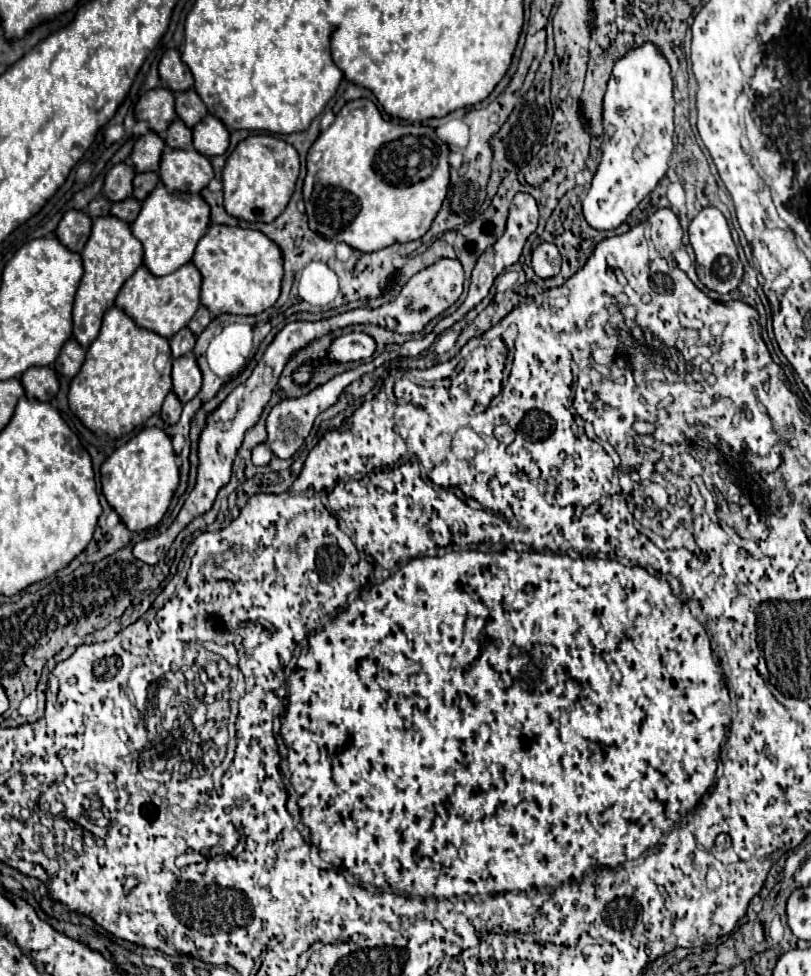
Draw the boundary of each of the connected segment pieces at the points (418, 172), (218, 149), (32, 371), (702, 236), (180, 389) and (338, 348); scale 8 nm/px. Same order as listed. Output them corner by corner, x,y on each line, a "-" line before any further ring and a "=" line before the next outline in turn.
352,100
338,114
334,124
312,144
306,164
304,202
310,228
326,240
346,242
362,252
376,252
396,242
422,238
432,226
450,184
448,144
442,144
434,128
424,124
398,124
386,120
378,106
368,100
=
208,114
204,120
200,120
200,124
194,126
194,148
200,154
204,156
224,154
228,146
230,146
230,130
220,118
=
32,366
22,374
20,380
22,380
22,386
26,390
26,396
38,398
44,402
52,400
60,390
58,374
50,366
=
712,206
702,208
700,214
692,220
688,234
690,234
690,244
694,248
694,254
696,254
696,274
700,282
718,294
728,294
736,290
738,284
742,282
742,262
738,258
738,250
730,236
730,228
724,214
=
180,356
174,360
174,368
172,368
172,392
176,392
176,396
182,402
192,400
200,388
202,388
202,372
200,366
196,362
196,358
190,356
=
350,332
334,338
322,360
326,364
358,362
370,358
374,352
376,352
376,340
372,336
364,332

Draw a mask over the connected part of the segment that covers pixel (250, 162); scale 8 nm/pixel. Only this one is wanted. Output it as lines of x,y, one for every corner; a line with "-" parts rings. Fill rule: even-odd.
270,134
248,136
226,160
222,172
224,208
228,214
246,222
272,222
284,212
288,200
292,198
298,174
300,158
292,144

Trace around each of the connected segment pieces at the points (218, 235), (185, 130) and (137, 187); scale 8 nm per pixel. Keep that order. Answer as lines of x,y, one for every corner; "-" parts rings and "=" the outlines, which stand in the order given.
212,224
196,246
192,262
198,266
204,282
200,302
212,316
230,314
260,314
274,306
282,290
284,254
280,246
260,230
240,226
=
180,118
174,120
168,128
166,144
170,148
192,148
192,128
186,126
=
138,172
134,178
134,192
132,196
136,196
138,200
144,200
154,186
160,182
160,176
156,172

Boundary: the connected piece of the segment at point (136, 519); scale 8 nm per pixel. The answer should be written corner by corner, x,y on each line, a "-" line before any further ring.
144,428
130,442
120,446
102,464
102,492
110,506
120,514
122,522
138,532
156,526
180,486
180,466
172,448
172,438
162,428

